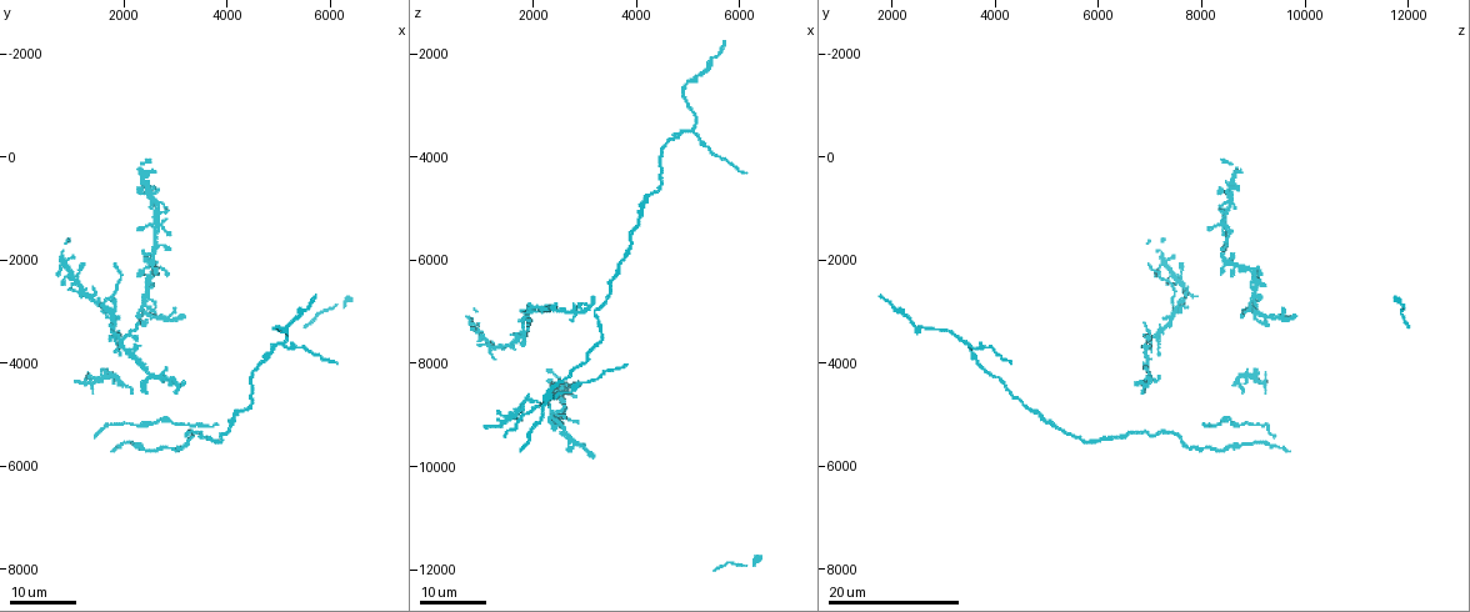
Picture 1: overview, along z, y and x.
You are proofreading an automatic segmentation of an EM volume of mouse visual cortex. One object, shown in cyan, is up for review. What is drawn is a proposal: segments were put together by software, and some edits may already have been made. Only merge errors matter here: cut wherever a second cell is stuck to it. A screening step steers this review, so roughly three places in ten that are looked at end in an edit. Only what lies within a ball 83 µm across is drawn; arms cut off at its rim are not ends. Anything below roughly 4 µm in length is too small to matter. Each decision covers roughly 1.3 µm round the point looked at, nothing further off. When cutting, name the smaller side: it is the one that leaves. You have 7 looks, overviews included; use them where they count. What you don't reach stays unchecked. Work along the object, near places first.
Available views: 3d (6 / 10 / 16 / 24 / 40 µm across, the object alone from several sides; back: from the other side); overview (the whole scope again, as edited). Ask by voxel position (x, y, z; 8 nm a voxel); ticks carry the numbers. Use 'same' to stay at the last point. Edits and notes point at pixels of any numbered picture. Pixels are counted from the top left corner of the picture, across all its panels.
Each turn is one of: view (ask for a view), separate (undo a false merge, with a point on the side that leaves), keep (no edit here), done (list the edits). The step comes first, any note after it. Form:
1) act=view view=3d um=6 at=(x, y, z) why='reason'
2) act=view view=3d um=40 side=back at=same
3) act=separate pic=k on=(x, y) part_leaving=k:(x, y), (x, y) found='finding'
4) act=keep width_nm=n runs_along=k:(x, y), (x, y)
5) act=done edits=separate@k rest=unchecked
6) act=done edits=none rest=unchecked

act=view view=3d um=16 at=(5100, 3600, 3400) why='three arms meet'

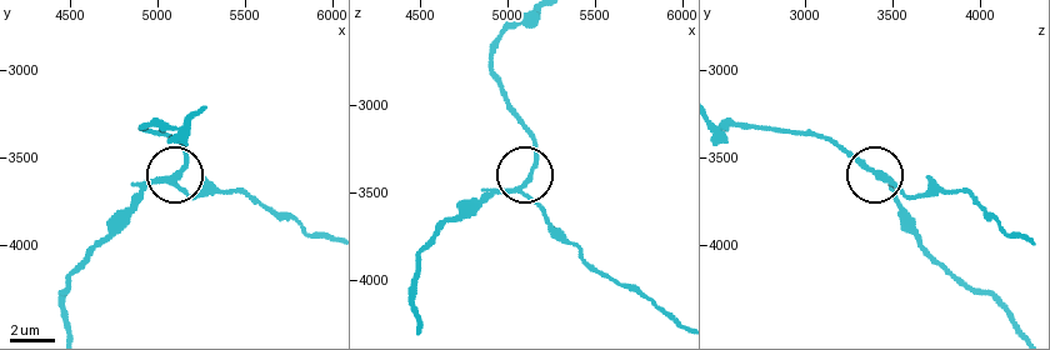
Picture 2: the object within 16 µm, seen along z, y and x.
act=view view=3d um=6 at=(5100, 3620, 3460)

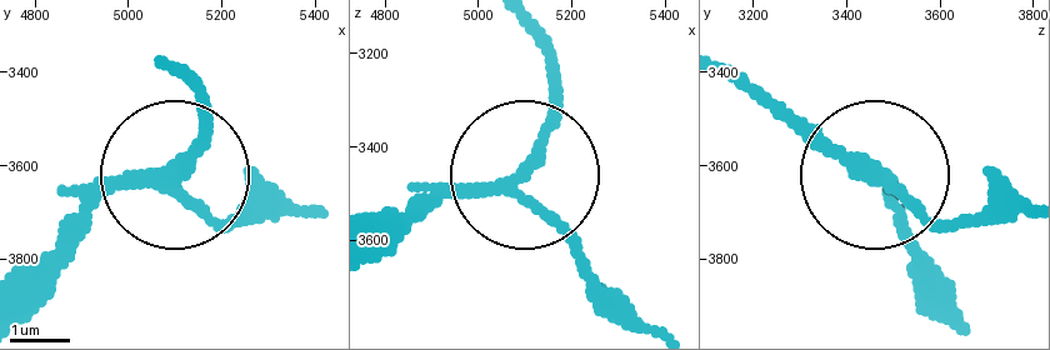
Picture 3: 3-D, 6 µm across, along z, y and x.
act=separate pic=3 on=(200, 200) part_leaving=3:(128, 181), (168, 186), (226, 226), (301, 211) found='two cells meet here'

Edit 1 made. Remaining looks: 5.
act=view view=3d um=16 at=(2400, 3000, 9100) why='a fork'

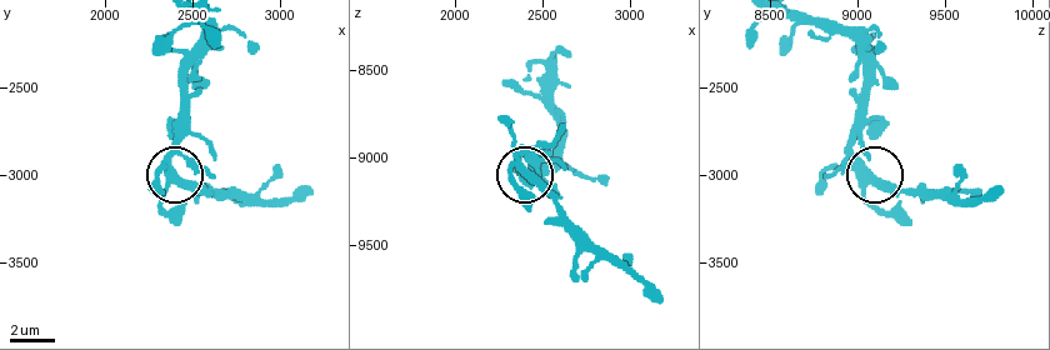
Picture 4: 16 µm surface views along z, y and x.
act=view view=3d um=6 at=(2400, 3040, 9080)

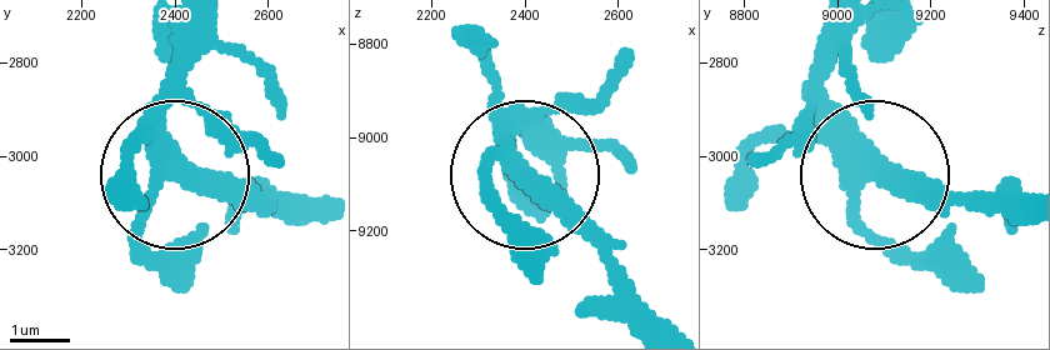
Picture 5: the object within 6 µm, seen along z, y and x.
act=keep arms=3 found='all the same cell'

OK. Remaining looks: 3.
act=view view=3d um=16 at=(1650, 4250, 8900) why='looks like a crossing'

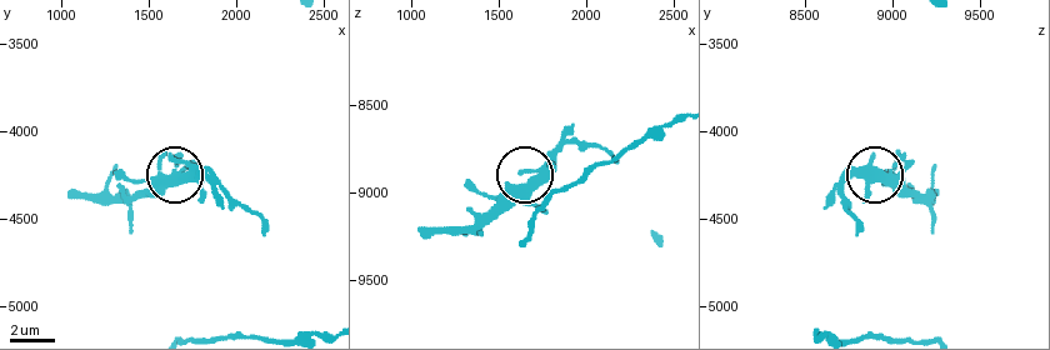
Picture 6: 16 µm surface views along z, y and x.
act=view view=3d um=10 at=(1700, 4260, 8940)

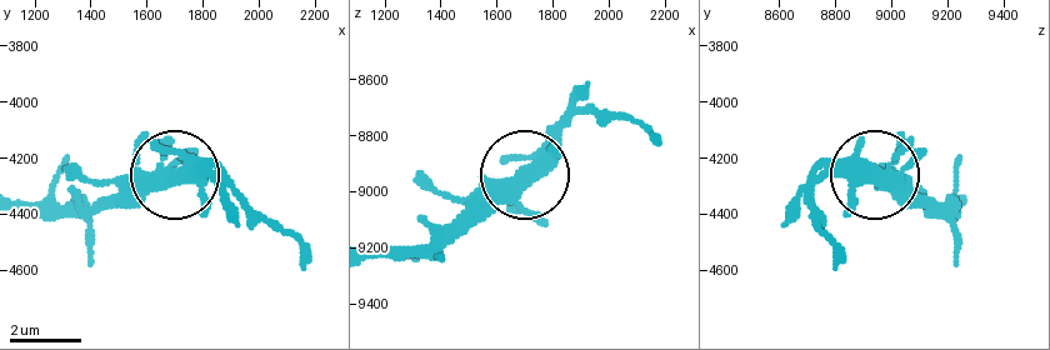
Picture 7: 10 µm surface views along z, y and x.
act=keep width_nm=410 found='continuous, no second cell'

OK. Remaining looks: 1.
act=done edits=separate@3 rest=unchecked

